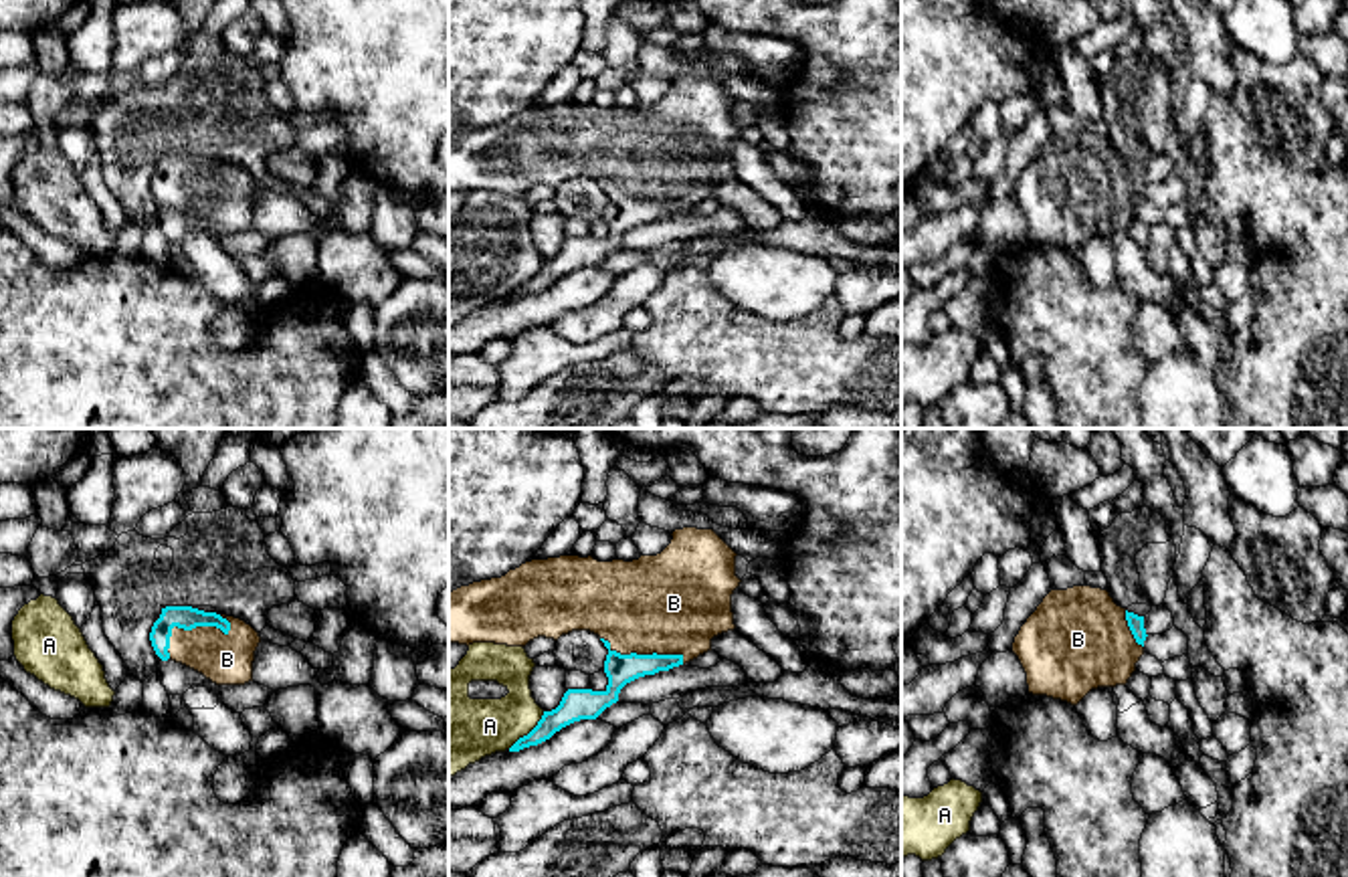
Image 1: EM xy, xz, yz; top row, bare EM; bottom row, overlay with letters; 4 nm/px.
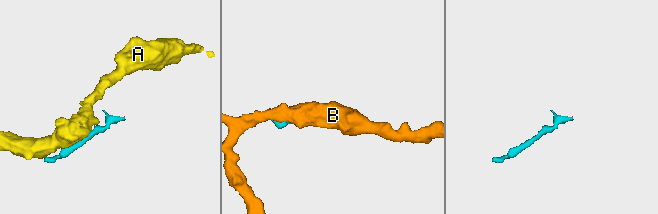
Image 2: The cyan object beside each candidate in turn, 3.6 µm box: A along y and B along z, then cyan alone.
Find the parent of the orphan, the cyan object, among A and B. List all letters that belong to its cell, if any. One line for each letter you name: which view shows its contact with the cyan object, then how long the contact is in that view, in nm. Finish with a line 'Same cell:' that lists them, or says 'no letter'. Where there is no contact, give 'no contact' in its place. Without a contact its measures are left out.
B: xy | 300 nm
Same cell: B

